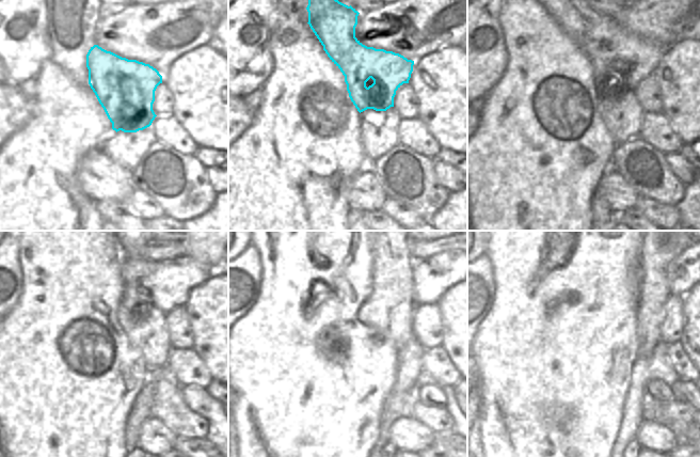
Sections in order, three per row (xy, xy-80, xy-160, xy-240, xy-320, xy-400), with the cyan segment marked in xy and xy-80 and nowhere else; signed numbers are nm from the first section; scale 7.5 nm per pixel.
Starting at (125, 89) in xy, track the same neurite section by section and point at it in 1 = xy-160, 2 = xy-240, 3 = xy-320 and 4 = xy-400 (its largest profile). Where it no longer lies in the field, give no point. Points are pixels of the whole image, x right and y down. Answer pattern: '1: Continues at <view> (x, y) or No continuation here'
1: Continues at xy-160 (611, 49)
2: Continues at xy-240 (165, 284)
3: Continues at xy-320 (432, 277)
4: Continues at xy-400 (684, 272)

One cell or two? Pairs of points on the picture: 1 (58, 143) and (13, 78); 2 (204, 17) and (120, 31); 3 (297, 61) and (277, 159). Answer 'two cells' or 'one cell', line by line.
1: two cells
2: one cell
3: one cell

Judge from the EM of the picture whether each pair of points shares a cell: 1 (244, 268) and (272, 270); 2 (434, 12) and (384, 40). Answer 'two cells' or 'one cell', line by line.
1: two cells
2: one cell

